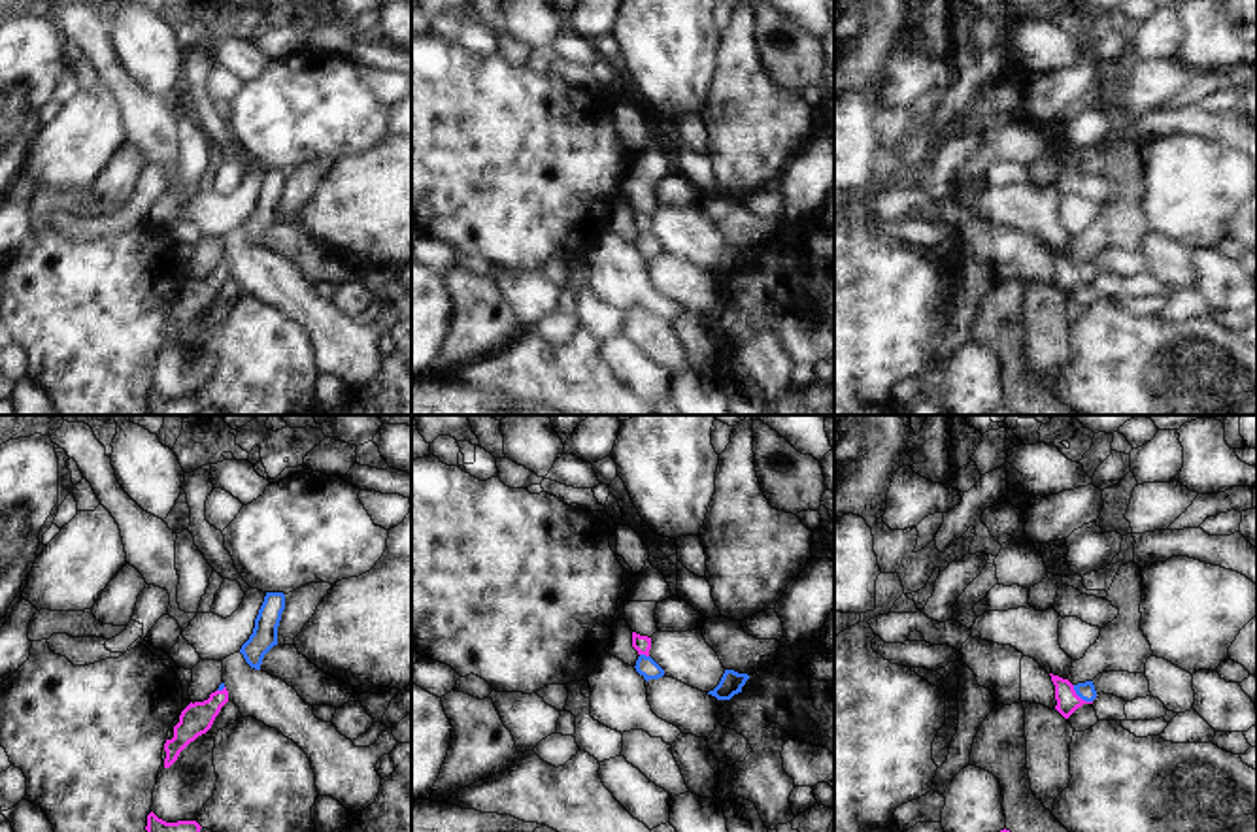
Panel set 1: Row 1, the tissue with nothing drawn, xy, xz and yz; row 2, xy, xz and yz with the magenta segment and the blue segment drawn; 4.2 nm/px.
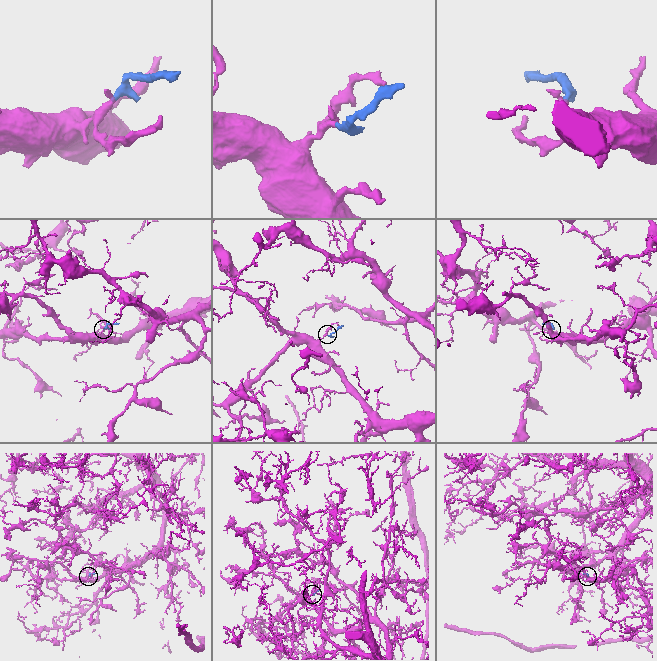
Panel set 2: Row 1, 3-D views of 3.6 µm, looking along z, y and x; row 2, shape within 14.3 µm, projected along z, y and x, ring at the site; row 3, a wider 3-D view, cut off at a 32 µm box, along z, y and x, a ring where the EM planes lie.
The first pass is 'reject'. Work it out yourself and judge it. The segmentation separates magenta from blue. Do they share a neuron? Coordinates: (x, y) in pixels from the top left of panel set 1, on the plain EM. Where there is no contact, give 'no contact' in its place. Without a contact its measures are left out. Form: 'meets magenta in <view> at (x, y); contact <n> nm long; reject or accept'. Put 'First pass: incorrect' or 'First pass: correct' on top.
First pass: incorrect
meets magenta in yz at (1078, 274); contact 120 nm long; accept

